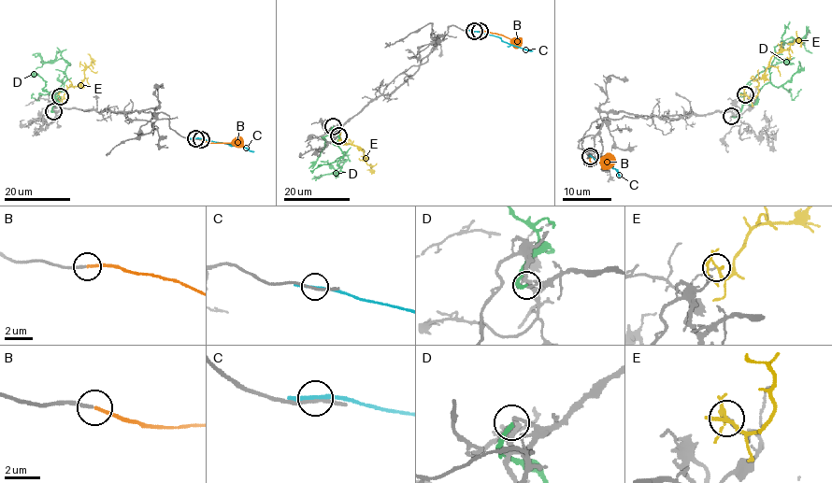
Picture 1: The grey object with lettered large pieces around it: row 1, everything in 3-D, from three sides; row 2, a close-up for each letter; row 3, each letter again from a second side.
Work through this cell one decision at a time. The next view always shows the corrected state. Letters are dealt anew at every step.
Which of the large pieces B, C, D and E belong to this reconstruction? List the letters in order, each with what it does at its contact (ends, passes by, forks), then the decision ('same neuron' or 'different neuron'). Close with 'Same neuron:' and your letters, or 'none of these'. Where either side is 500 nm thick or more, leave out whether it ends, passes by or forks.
B: it ends | same neuron
C: it passes by | different neuron
D: it ends | different neuron
E: it forks | different neuron
Same neuron: B

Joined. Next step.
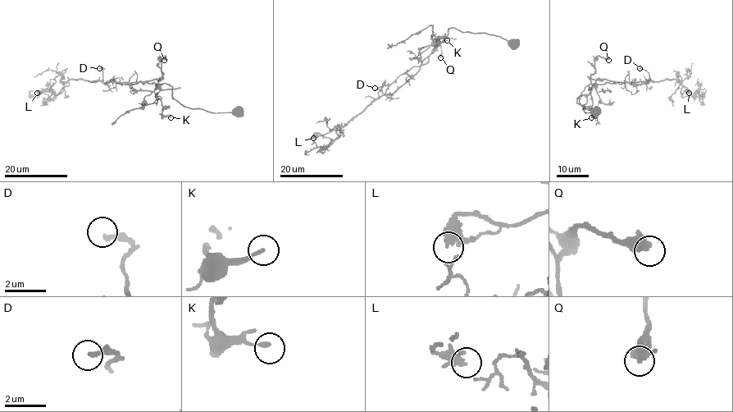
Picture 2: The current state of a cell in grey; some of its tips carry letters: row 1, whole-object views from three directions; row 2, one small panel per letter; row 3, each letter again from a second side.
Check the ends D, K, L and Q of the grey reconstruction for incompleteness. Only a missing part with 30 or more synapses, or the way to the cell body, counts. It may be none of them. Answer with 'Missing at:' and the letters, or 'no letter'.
Missing at: no letter

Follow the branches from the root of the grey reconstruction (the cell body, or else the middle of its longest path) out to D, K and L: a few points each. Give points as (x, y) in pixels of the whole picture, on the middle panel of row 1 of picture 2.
D: (512, 43), (498, 36), (450, 27), (425, 63), (402, 73), (379, 98), (379, 90), (375, 88)
K: (512, 43), (498, 36), (463, 32), (453, 27), (436, 45), (432, 39), (447, 40)
L: (512, 43), (498, 36), (450, 27), (425, 63), (402, 73), (384, 94), (340, 130), (316, 133), (313, 138)

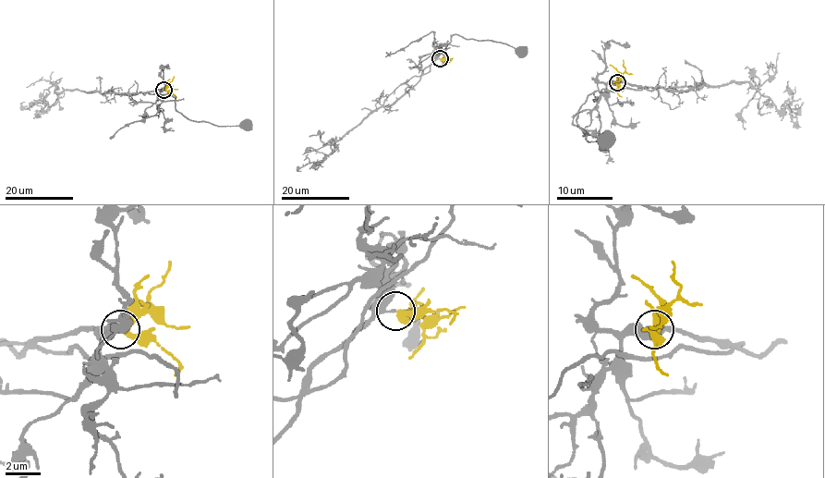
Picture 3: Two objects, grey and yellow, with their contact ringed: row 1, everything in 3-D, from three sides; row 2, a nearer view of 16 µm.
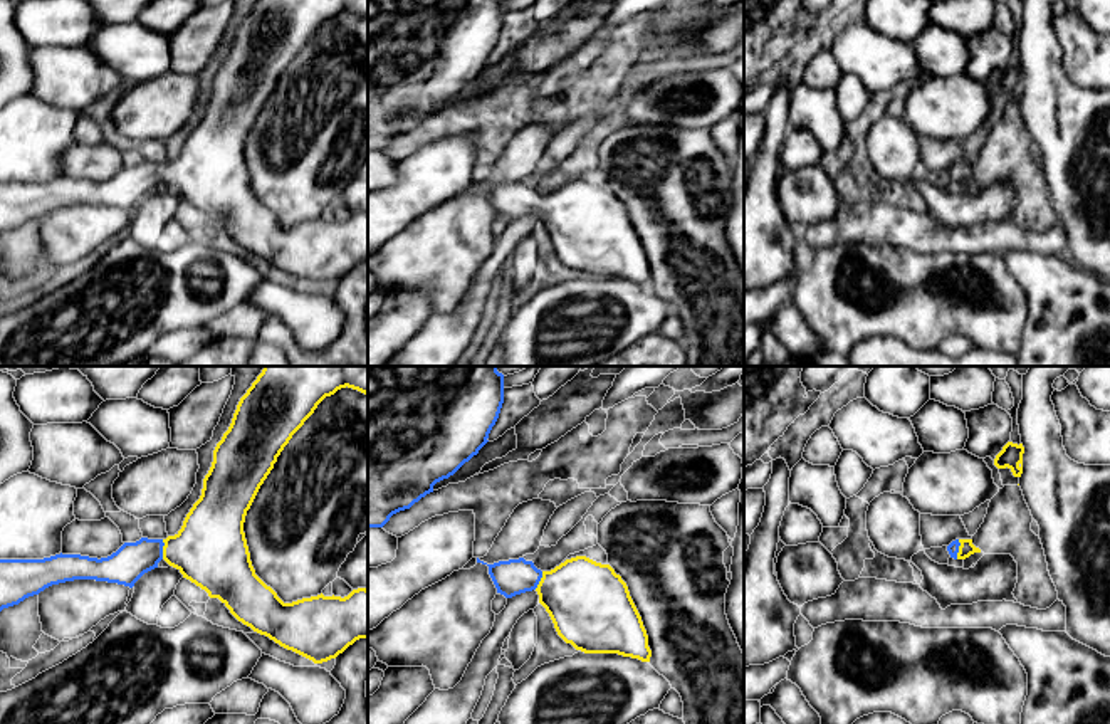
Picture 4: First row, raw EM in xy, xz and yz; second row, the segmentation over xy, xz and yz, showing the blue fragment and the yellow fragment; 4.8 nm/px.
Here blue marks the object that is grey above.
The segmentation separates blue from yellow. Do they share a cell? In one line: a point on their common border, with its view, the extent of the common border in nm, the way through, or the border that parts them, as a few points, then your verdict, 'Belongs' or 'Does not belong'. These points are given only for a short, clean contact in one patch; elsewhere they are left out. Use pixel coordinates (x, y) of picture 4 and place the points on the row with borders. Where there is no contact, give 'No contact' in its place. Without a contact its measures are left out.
Touches blue at xy (162, 550). Shared border 100 nm. Path across: xy (125, 566), (150, 551), (162, 550), (210, 550). Belongs

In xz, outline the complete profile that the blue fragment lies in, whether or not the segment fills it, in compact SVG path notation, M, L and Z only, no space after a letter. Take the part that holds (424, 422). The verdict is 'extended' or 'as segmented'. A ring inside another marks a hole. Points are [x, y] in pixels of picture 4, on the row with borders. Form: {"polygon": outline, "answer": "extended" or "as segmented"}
{"polygon": "M368 366L368 527L383 527L390 517L400 511L410 509L433 485L453 475L489 442L489 433L495 425L504 403L504 375L497 366Z", "answer": "as segmented"}

